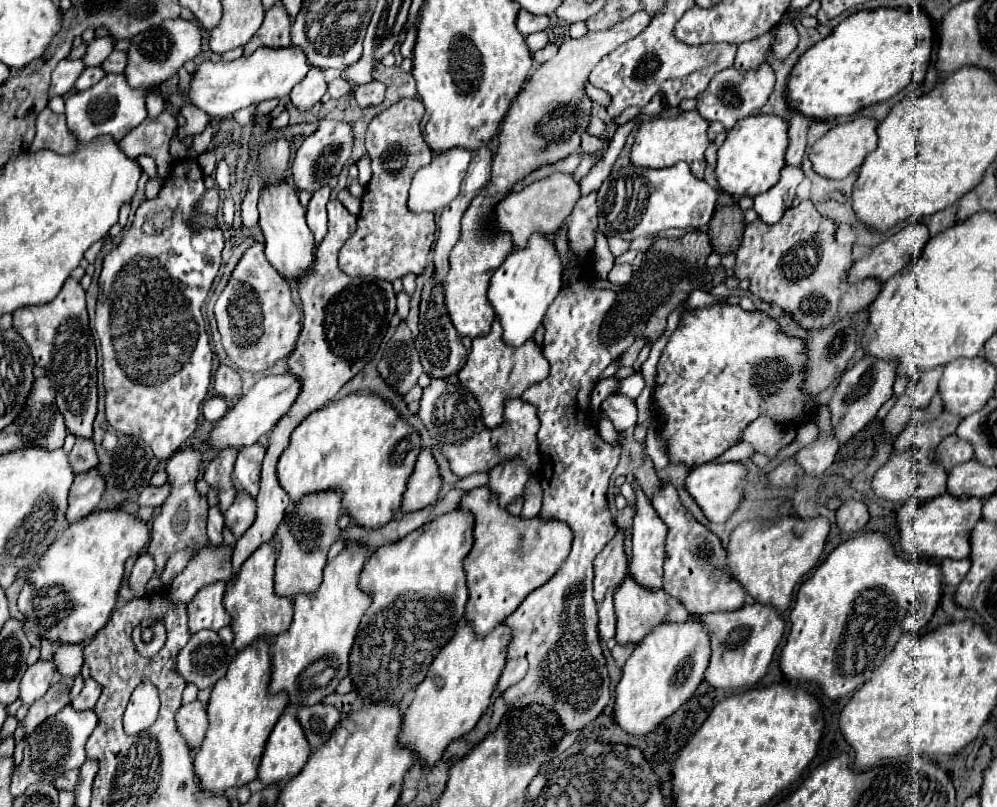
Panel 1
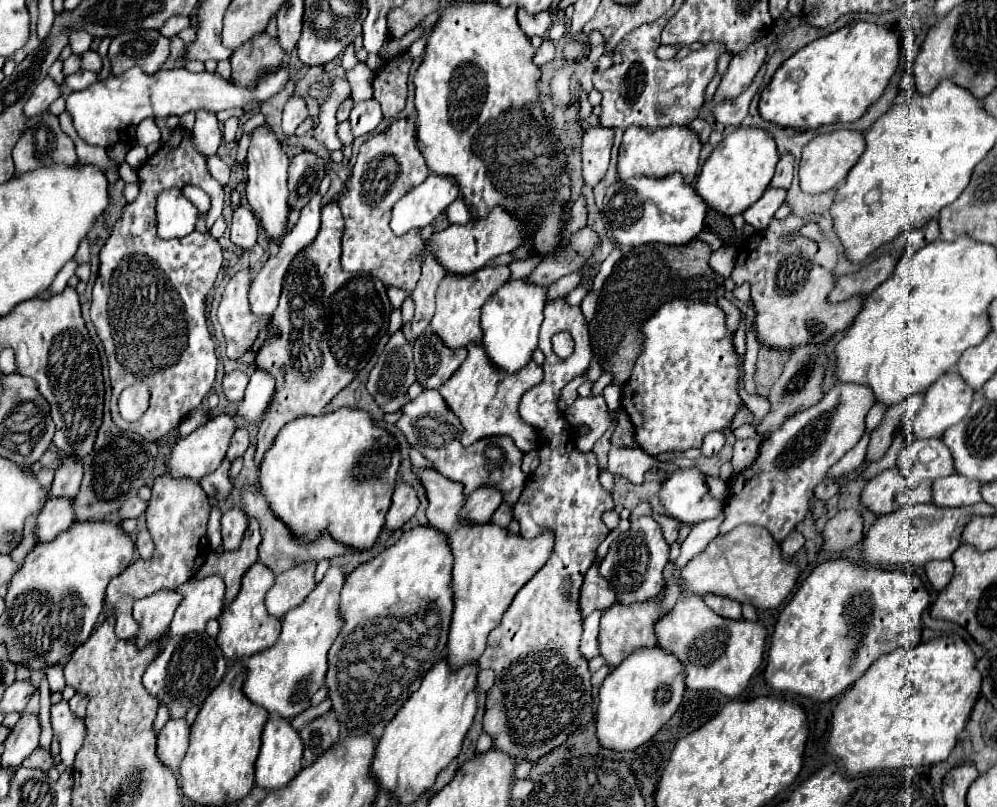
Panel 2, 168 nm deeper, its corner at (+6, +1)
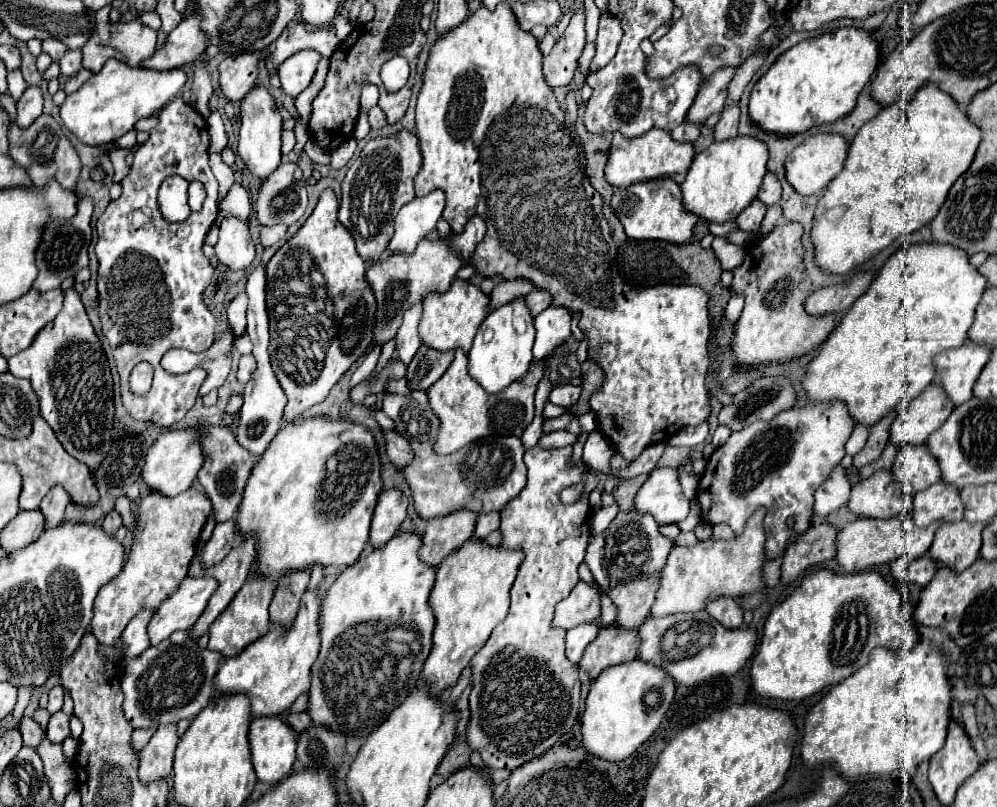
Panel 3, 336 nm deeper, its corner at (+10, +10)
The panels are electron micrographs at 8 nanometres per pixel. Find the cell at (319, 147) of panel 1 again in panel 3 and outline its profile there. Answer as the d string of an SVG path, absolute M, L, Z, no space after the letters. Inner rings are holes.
M281 164L269 174L261 186L255 202L255 220L261 226L295 224L307 208L305 178L297 164Z

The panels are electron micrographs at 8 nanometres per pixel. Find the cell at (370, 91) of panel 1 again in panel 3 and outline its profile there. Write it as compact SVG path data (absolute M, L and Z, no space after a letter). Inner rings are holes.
M371 108L369 110L369 124L371 124L371 128L373 130L379 130L379 128L383 128L385 124L387 124L387 120L385 120L385 114L383 114L383 110L381 108Z

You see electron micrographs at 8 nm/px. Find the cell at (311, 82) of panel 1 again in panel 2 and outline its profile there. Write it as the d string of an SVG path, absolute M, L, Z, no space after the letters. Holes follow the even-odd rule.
M293 93L283 109L283 131L287 135L293 135L295 129L307 119L307 115L309 115L309 111L305 105L305 97L299 93Z

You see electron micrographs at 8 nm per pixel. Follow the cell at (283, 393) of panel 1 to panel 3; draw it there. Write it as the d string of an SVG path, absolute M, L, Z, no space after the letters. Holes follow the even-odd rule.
M195 428L167 430L149 448L139 476L149 490L153 490L161 496L177 496L177 494L185 492L187 488L191 488L191 484L197 478L197 472L201 468L201 462L203 462L203 452L201 452L201 446L197 444Z

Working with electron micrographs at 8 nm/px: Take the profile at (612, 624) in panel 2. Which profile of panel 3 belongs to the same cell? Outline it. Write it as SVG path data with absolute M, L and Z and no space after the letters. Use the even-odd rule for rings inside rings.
M605 626L599 630L597 640L589 644L579 660L579 668L583 668L591 680L595 680L605 668L631 662L637 658L637 628L625 632L623 628Z

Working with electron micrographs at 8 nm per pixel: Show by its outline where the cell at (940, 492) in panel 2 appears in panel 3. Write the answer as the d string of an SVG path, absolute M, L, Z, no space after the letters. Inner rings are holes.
M937 482L923 492L915 494L913 500L913 522L919 528L925 528L937 520L941 522L959 522L963 518L963 504L959 492L945 488Z

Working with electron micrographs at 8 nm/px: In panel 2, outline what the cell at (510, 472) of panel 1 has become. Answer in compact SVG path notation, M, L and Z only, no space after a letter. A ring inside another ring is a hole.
M491 485L479 487L475 489L469 497L467 497L467 505L463 509L463 519L471 521L471 523L485 523L493 517L495 509L501 505L503 501L503 493Z

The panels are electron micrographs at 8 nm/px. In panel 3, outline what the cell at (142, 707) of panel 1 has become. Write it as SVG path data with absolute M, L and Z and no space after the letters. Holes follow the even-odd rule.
M175 632L161 648L147 648L143 656L137 660L125 660L121 664L121 690L125 694L123 700L123 712L125 718L133 728L151 728L157 730L163 724L177 724L179 720L193 720L205 704L209 704L209 698L213 694L213 676L217 674L219 662L221 662L219 652L211 650L201 650L195 640L189 638L189 632Z

